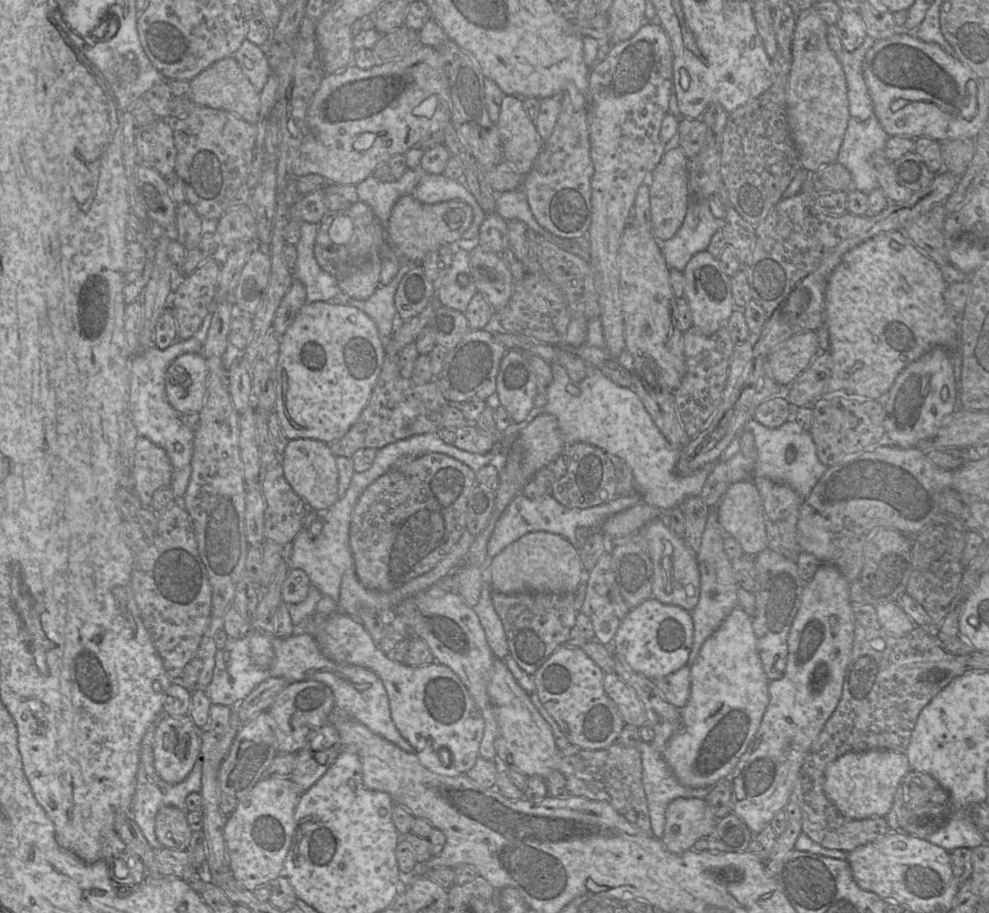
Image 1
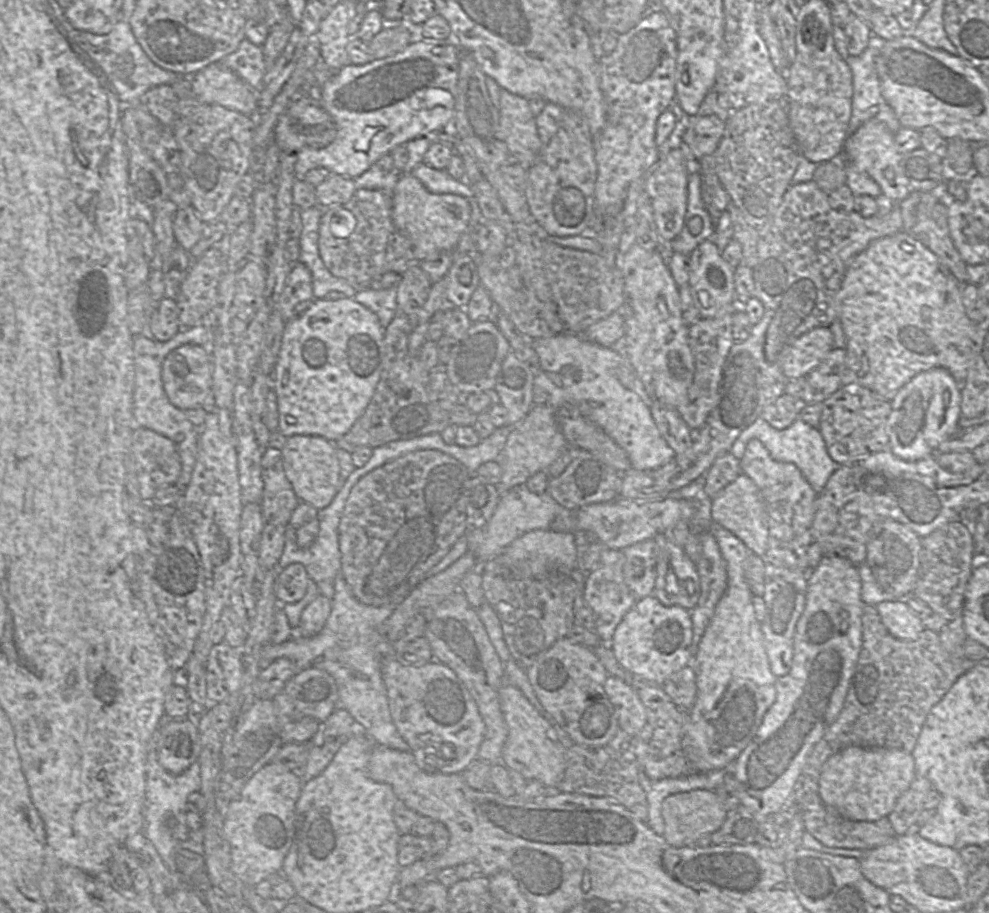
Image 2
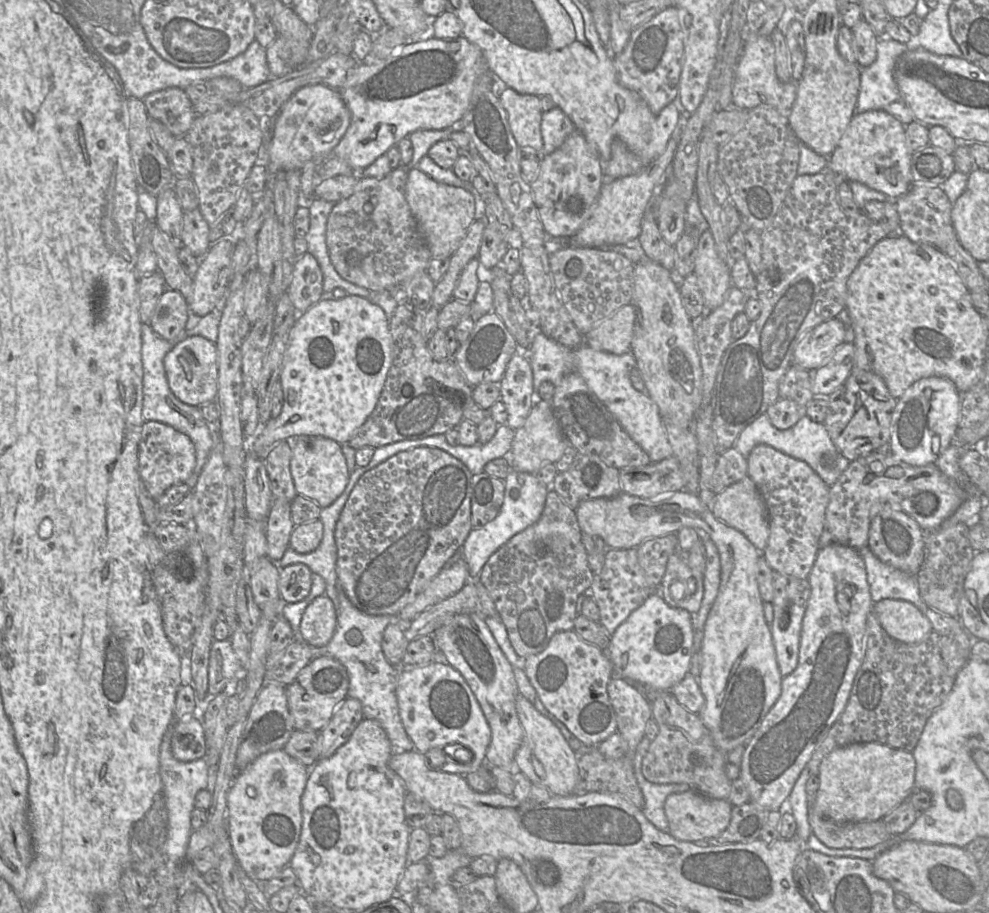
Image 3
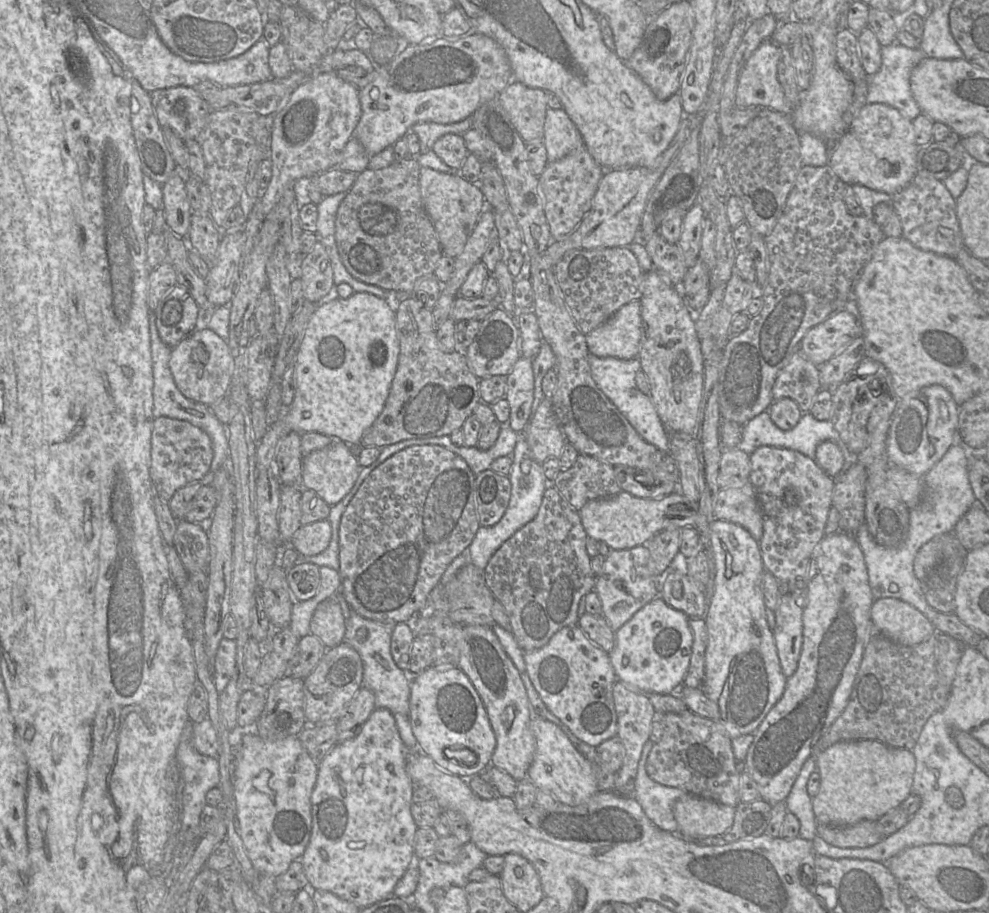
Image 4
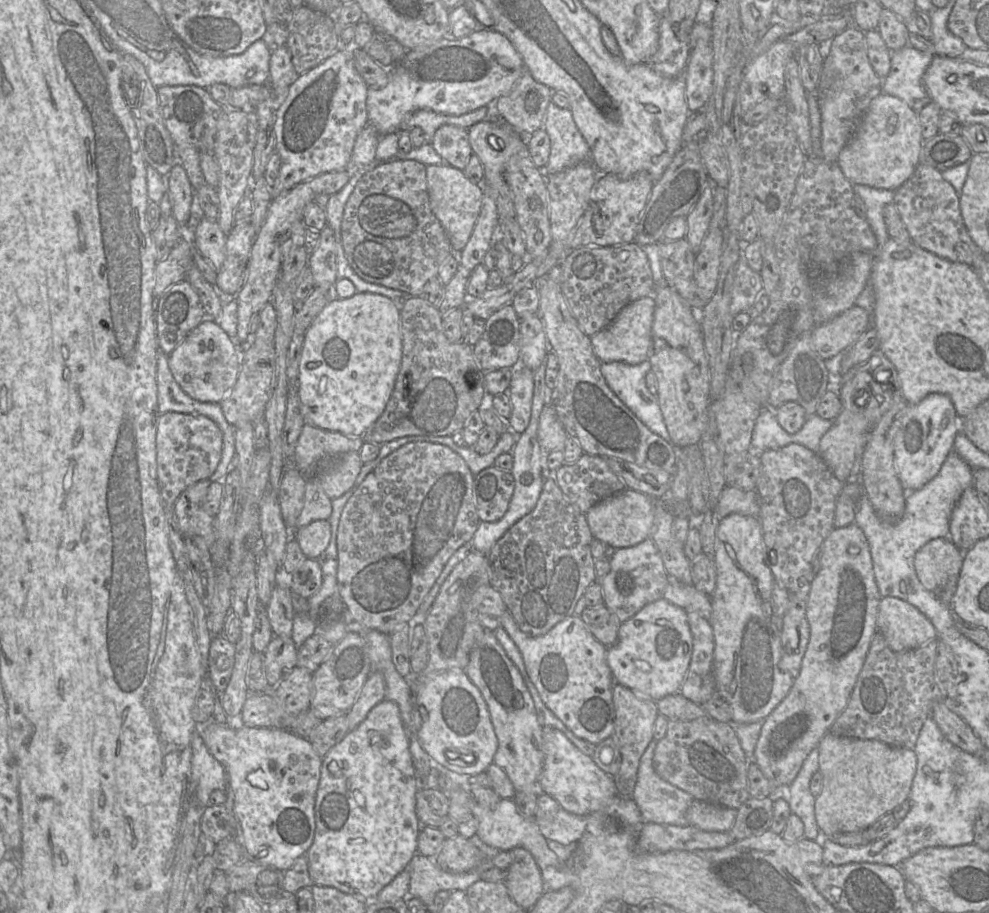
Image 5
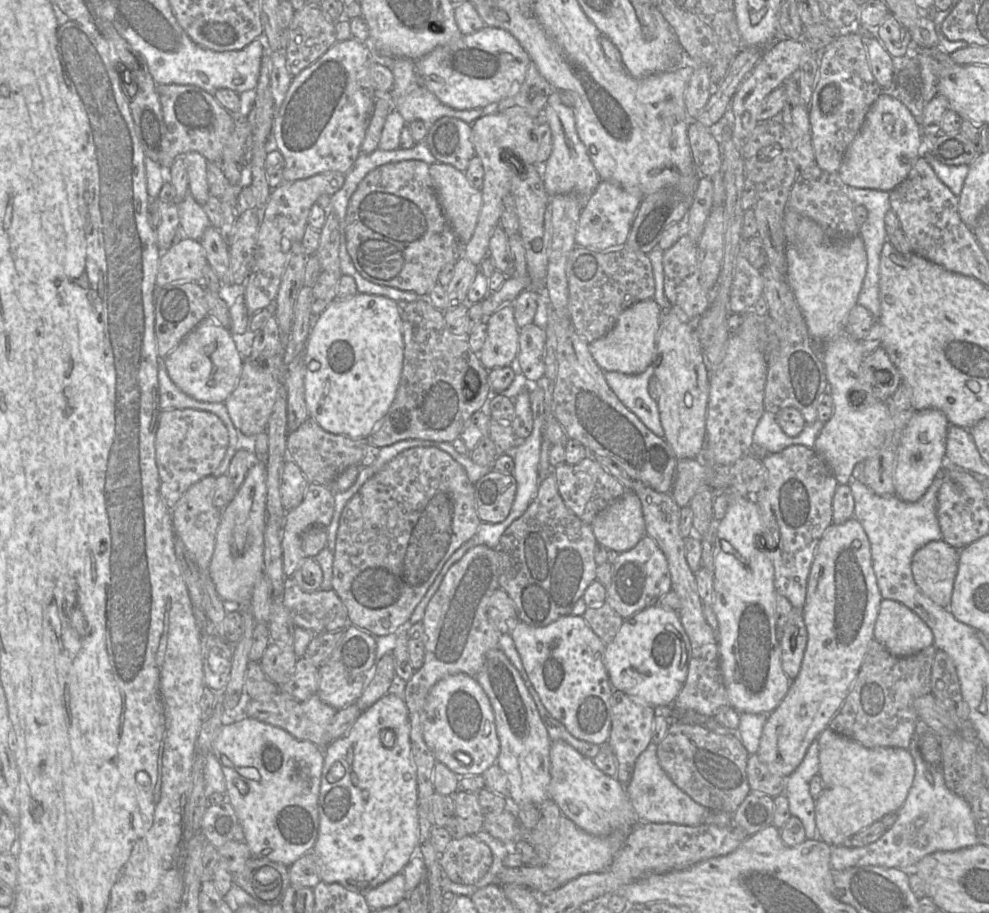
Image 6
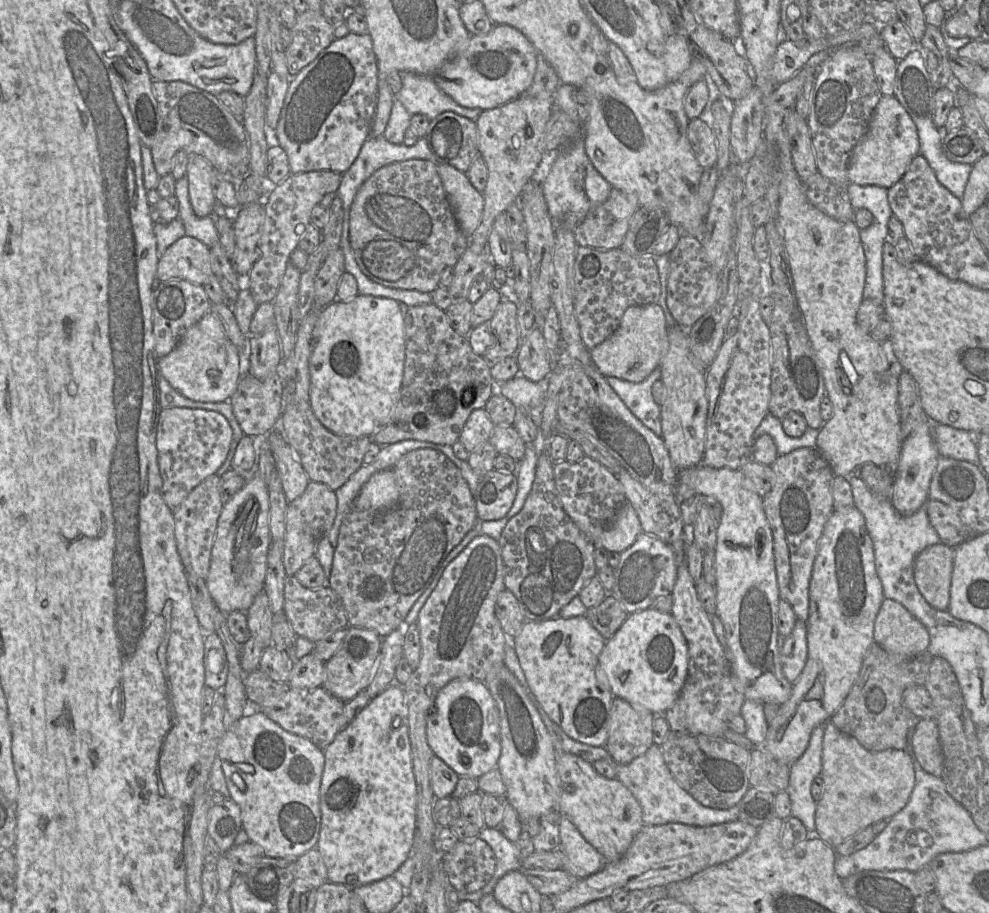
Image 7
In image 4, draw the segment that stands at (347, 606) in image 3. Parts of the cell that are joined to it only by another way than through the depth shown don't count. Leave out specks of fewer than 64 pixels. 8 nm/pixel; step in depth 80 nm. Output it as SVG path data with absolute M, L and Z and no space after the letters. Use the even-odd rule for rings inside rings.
M353 610L345 620L343 642L353 647L363 662L362 687L369 689L375 696L375 708L388 709L394 719L401 740L408 750L419 750L413 734L409 717L410 682L412 674L409 670L399 669L390 652L391 635L395 624L372 621L358 615Z

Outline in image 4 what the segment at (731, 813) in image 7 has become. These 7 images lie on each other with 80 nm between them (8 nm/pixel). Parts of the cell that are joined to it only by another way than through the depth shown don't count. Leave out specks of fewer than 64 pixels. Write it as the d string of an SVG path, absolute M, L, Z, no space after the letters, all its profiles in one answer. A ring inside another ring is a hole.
M647 740L643 746L635 780L635 799L645 815L660 829L678 834L673 805L688 793L681 788L659 784L646 772L646 761L654 743Z

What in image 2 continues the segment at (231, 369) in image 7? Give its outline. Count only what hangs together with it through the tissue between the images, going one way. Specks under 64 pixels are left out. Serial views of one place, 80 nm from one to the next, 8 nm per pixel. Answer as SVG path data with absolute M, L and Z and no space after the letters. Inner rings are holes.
M185 344L173 350L163 363L163 384L170 402L181 410L204 408L216 410L213 394L214 362L212 353L202 346Z

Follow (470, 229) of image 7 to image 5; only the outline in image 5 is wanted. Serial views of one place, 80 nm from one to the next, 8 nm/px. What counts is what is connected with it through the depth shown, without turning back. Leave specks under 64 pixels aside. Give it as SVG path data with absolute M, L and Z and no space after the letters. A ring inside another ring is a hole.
M449 164L427 165L426 179L433 214L444 228L453 252L458 255L467 244L482 206L481 184L470 182L463 172Z

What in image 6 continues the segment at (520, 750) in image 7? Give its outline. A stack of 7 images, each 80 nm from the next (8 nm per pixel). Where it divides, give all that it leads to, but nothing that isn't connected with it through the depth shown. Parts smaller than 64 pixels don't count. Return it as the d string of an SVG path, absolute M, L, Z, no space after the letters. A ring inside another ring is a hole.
M496 647L486 653L483 665L475 678L487 694L494 712L496 733L500 741L500 752L496 764L507 775L509 781L509 800L512 805L516 806L527 803L541 805L544 801L550 799L550 747L552 741L520 673L500 647Z

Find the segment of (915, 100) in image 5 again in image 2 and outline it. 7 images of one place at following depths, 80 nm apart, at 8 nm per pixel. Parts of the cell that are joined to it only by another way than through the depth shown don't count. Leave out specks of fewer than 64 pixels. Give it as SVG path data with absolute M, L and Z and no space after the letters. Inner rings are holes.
M872 34L868 47L860 55L850 55L847 59L845 59L851 69L853 77L852 114L847 129L847 137L872 118L876 118L884 122L893 134L896 134L901 128L894 110L887 104L886 100L882 96L880 80L874 64L874 58L885 42L886 40Z

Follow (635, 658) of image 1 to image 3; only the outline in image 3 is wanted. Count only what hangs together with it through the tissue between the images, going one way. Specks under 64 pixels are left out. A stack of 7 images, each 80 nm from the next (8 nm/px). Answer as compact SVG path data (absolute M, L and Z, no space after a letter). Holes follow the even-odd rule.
M652 593L617 627L606 653L616 676L649 689L670 691L689 673L693 641L692 615L668 606L660 595Z

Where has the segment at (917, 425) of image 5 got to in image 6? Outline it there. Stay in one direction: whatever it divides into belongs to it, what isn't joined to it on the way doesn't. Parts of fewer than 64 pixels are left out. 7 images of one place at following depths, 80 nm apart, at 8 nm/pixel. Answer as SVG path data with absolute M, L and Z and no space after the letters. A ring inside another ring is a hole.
M924 409L914 413L903 431L894 467L895 495L905 502L919 500L945 465L946 437L950 423L943 412Z

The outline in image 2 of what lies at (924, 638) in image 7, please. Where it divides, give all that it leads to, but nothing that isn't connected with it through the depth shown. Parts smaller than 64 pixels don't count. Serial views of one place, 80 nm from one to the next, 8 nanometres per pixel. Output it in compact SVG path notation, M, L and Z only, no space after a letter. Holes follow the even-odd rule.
M885 600L876 605L882 624L900 640L915 640L925 629L919 616L904 600Z

